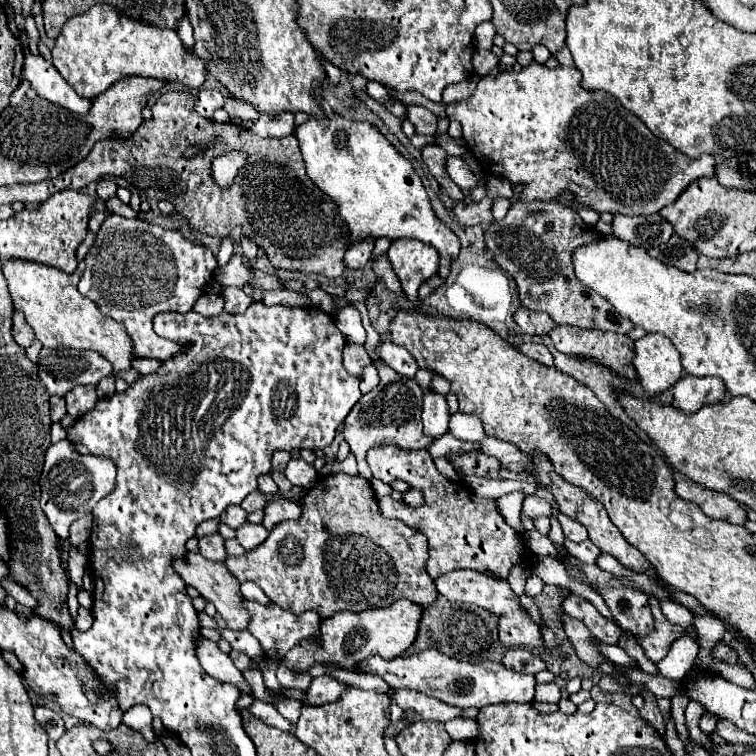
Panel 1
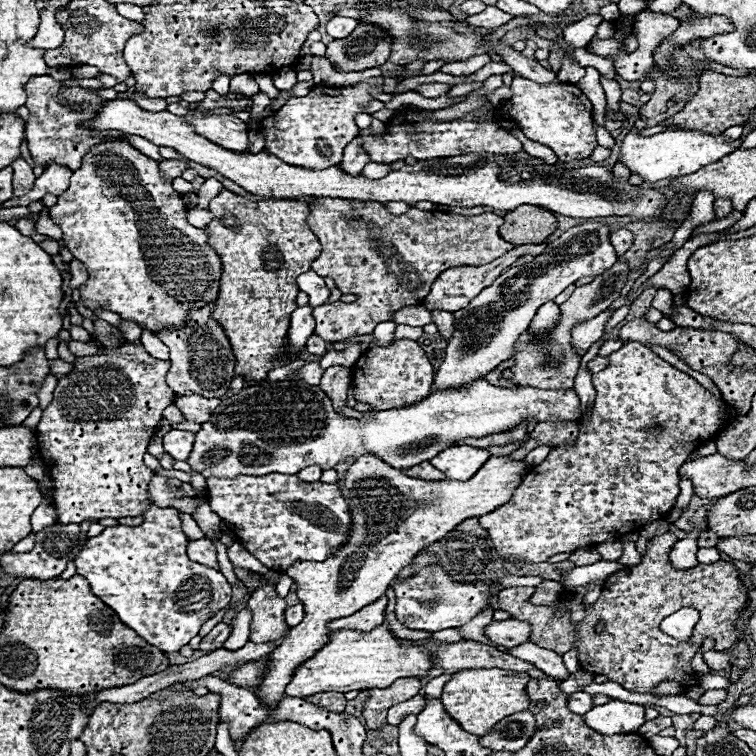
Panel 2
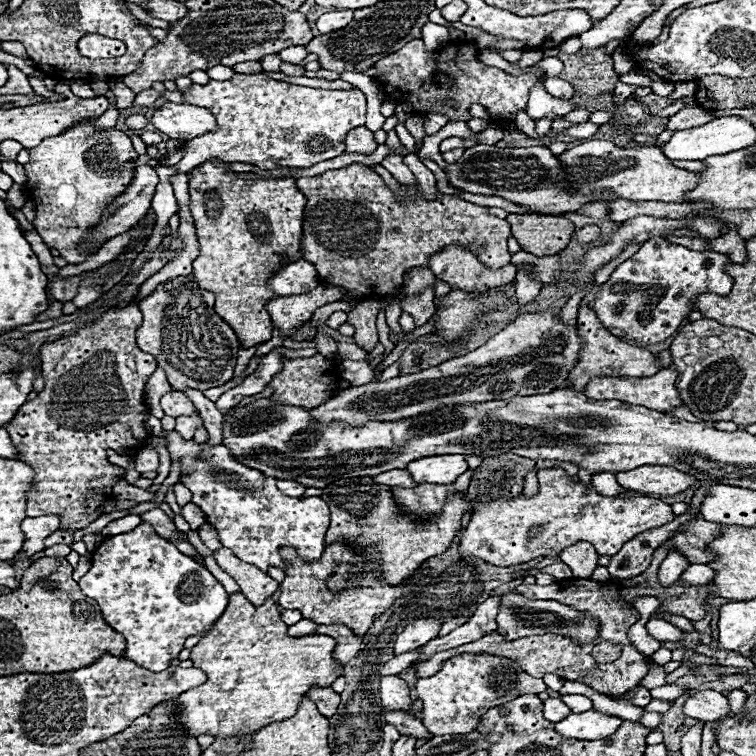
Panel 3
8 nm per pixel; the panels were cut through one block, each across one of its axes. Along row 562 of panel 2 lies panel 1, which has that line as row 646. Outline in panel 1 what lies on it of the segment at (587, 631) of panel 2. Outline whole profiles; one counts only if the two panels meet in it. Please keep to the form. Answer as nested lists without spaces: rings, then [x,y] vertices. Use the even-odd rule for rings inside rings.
[[[650,598],[650,608],[652,608],[652,616],[654,616],[654,630],[646,636],[636,636],[636,642],[642,646],[644,654],[652,662],[660,662],[662,658],[666,658],[672,642],[678,640],[680,636],[692,636],[694,640],[698,640],[698,632],[694,626],[682,628],[676,624],[670,624],[666,620],[666,616],[662,614],[660,602],[656,598]],[[720,640],[716,646],[714,646],[712,656],[714,656],[716,660],[728,662],[728,664],[740,664],[740,662],[738,662],[738,654],[736,654],[736,650],[732,650],[730,646],[726,646],[722,640]]]

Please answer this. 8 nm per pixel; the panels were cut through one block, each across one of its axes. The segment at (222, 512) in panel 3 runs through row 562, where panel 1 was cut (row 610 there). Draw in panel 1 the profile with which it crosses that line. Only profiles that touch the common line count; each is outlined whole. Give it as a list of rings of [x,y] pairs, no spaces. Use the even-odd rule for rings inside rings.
[[[244,602],[246,610],[252,614],[250,634],[254,634],[268,658],[282,660],[282,656],[300,640],[318,636],[320,616],[316,612],[304,612],[300,616],[282,610],[278,606],[264,606],[258,602]]]

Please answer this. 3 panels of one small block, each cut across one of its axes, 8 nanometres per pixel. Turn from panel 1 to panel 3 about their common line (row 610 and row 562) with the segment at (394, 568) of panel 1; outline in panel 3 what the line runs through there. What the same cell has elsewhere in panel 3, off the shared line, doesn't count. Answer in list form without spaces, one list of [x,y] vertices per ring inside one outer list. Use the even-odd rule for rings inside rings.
[[[334,542],[334,544],[326,546],[326,550],[322,554],[322,560],[320,562],[312,562],[312,564],[302,562],[298,558],[298,554],[294,552],[294,548],[280,548],[280,554],[282,554],[284,560],[290,562],[290,568],[286,570],[286,578],[280,584],[278,604],[282,608],[296,608],[296,610],[300,610],[304,618],[308,618],[308,620],[312,620],[316,624],[346,624],[358,636],[364,636],[368,632],[370,624],[376,620],[376,616],[386,612],[398,596],[406,594],[406,588],[410,586],[410,580],[404,582],[404,584],[398,584],[398,586],[388,586],[380,578],[376,578],[372,574],[366,574],[366,576],[352,578],[350,580],[352,588],[344,590],[342,594],[332,594],[326,588],[326,580],[332,574],[334,566],[338,566],[340,562],[350,562],[354,566],[362,564],[360,556],[352,548],[342,544],[342,542]]]

